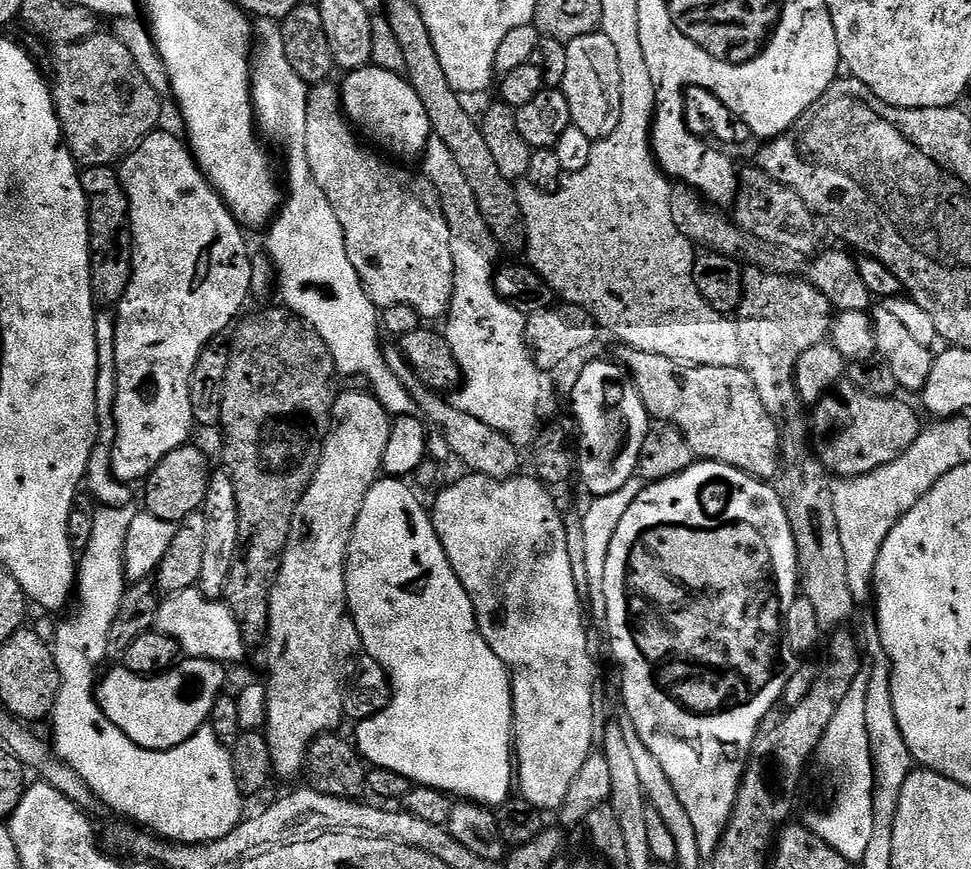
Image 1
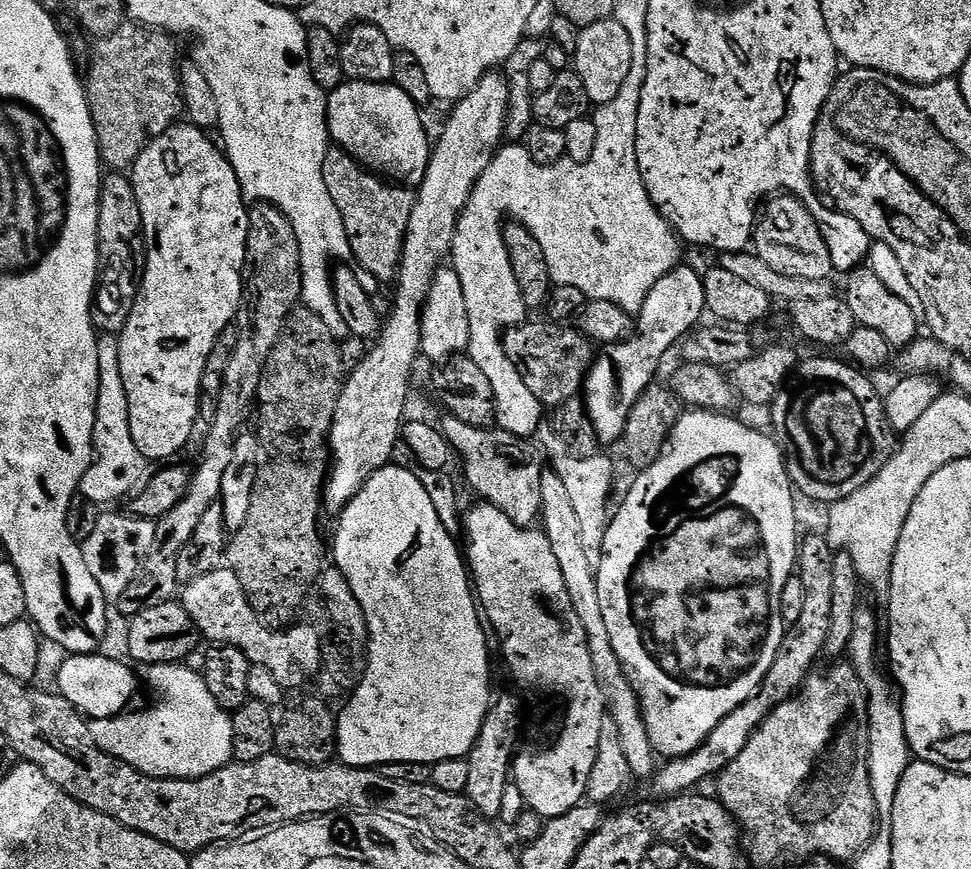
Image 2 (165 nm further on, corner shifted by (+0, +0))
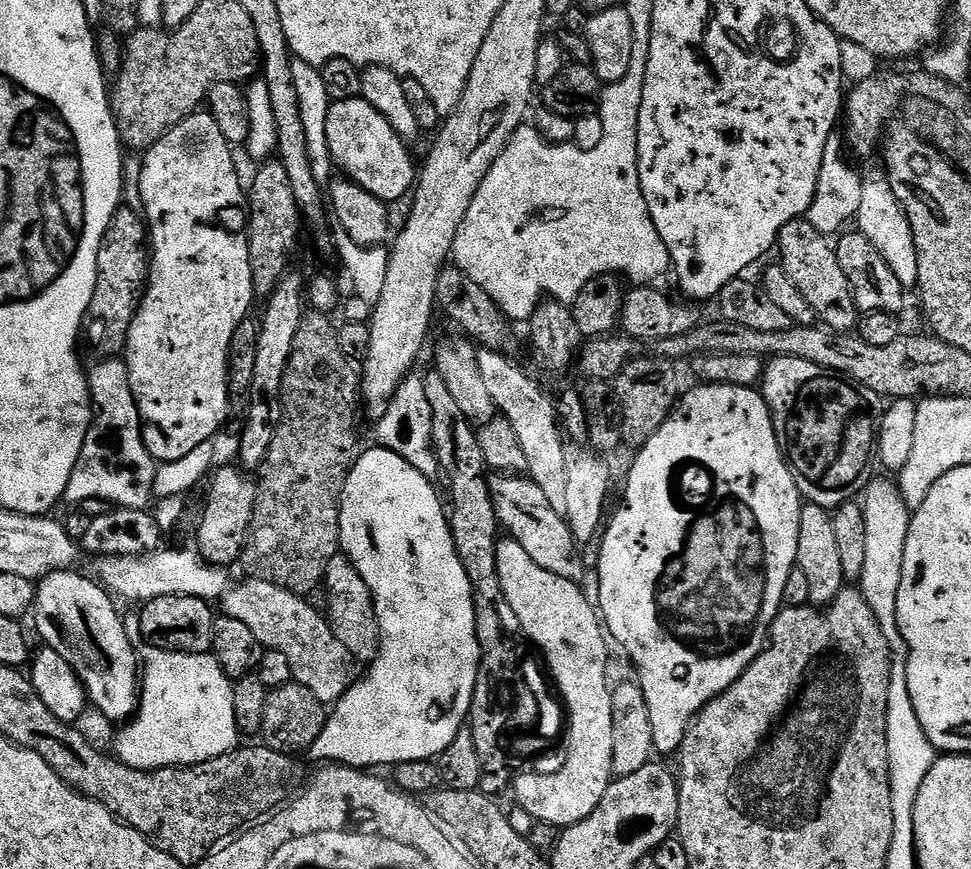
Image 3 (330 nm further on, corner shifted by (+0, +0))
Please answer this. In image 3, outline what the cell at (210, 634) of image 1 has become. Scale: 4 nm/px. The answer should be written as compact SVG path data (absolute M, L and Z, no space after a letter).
M244 578L241 584L233 583L224 593L222 612L230 618L238 618L238 622L247 626L265 649L286 654L293 681L306 686L306 690L313 692L325 706L332 706L354 683L354 661L346 646L334 638L327 619L321 613L319 616L308 602L305 597L282 590L270 582Z

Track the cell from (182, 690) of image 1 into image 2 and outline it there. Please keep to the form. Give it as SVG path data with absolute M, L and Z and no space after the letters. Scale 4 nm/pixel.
M101 654L69 655L56 678L57 693L66 698L79 714L90 720L111 720L125 713L138 688L138 682L128 667Z

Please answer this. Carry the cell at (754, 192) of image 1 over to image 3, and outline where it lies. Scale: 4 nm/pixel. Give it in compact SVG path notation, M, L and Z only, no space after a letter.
M801 218L782 226L779 252L783 275L788 276L798 290L802 290L802 298L810 302L817 321L829 332L851 333L858 324L858 309L852 297L850 282L846 282L846 274L842 274L842 266L838 266L833 241L816 230L807 219Z

